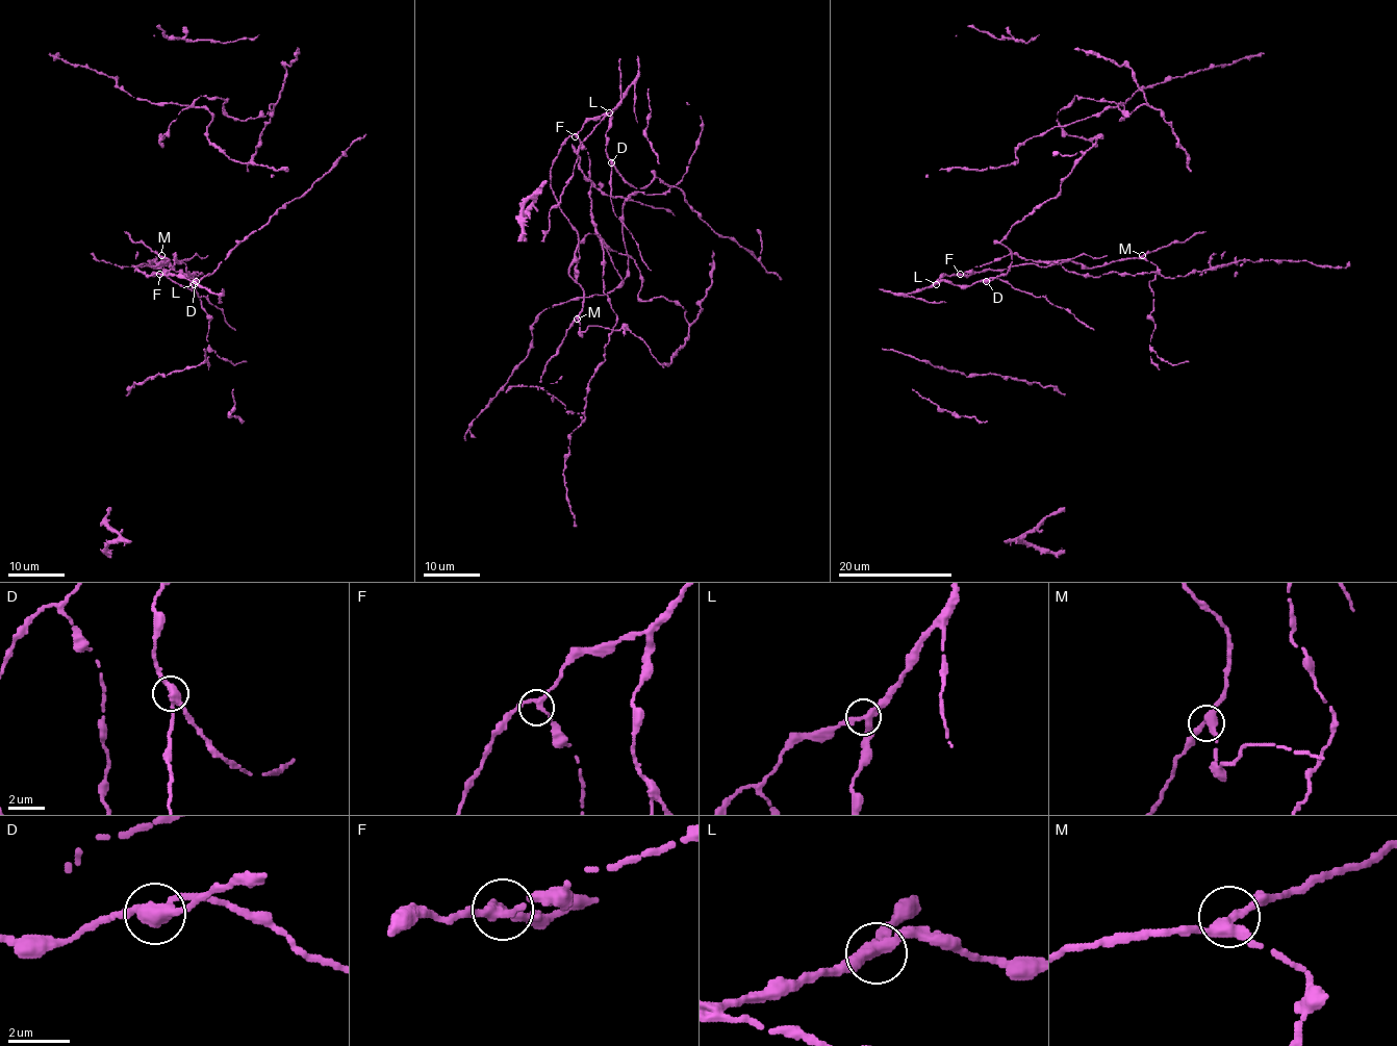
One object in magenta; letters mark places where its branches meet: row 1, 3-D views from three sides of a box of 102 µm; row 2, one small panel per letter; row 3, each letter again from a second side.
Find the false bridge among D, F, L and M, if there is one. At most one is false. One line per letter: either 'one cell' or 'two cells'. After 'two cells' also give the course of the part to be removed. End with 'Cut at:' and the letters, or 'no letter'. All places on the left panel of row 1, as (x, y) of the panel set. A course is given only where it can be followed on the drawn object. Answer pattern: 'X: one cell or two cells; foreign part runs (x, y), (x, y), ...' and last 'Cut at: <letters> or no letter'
D: one cell
F: one cell
L: one cell
M: one cell
Cut at: no letter

